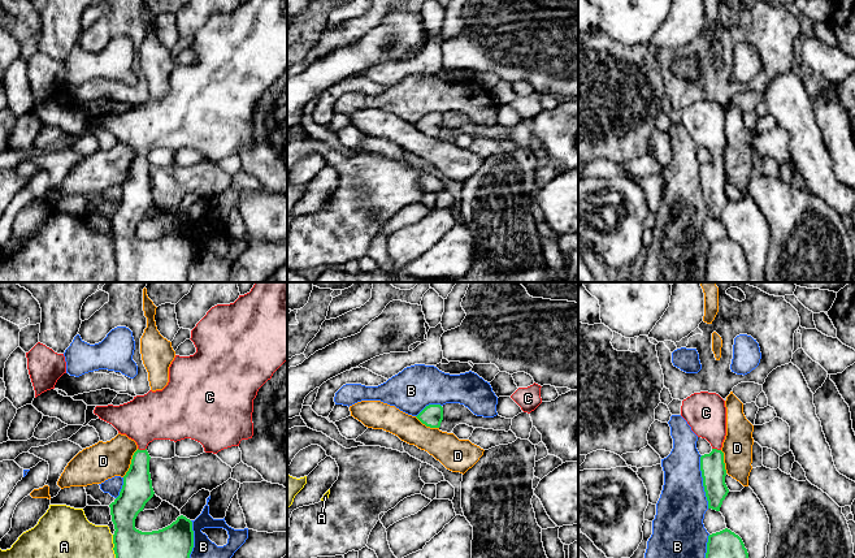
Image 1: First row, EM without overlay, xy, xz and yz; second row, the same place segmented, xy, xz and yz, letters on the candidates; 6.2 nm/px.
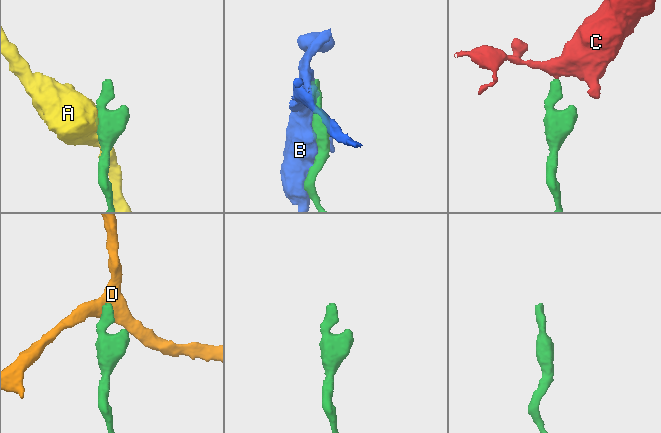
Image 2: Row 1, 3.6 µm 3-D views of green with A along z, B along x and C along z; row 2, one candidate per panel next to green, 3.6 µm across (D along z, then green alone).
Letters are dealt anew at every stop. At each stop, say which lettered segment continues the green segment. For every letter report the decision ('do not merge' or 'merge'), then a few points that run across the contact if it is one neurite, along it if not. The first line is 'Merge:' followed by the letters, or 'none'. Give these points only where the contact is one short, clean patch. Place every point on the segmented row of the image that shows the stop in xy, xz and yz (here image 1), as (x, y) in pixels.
Merge: C
A: do not merge
B: do not merge
C: merge; line xy (137, 489), (142, 450), (142, 432), (157, 415)
D: do not merge; line xy (138, 449), (133, 455), (129, 470), (122, 476)

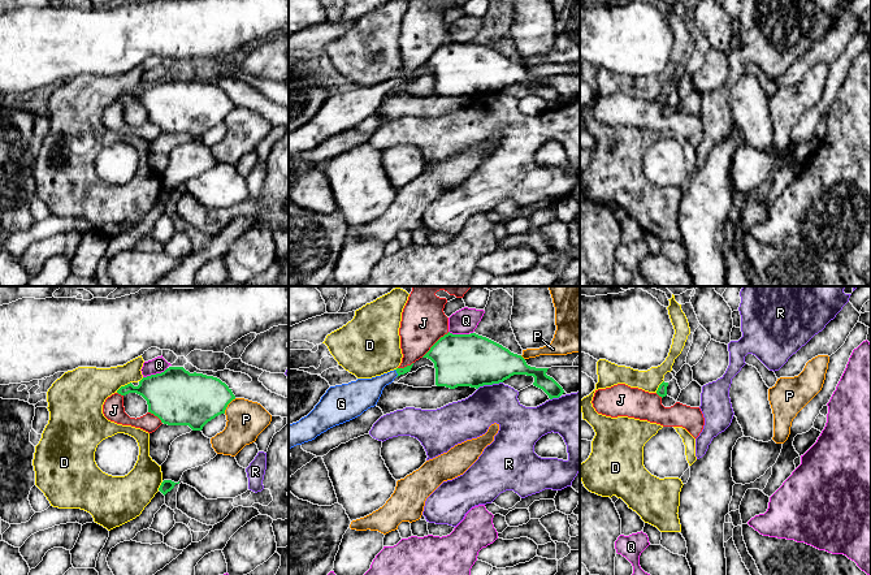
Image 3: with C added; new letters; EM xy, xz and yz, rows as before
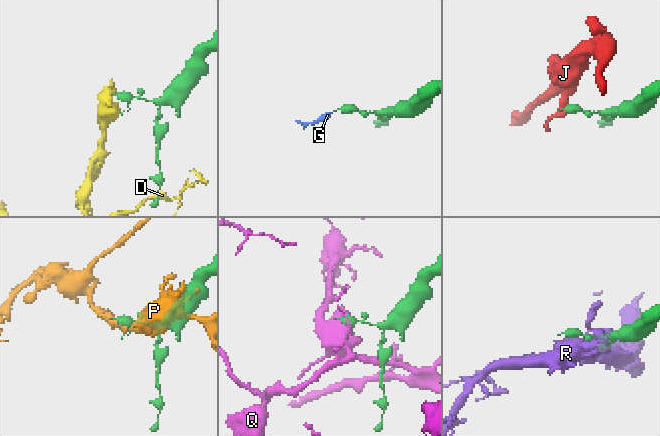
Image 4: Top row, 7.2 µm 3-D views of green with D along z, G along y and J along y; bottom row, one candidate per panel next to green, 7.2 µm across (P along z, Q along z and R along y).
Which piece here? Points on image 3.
Merge: G
D: do not merge
G: merge; line xz (401, 371), (397, 372), (364, 393)
J: do not merge
P: do not merge; line xy (235, 398), (224, 413)
Q: do not merge
R: do not merge

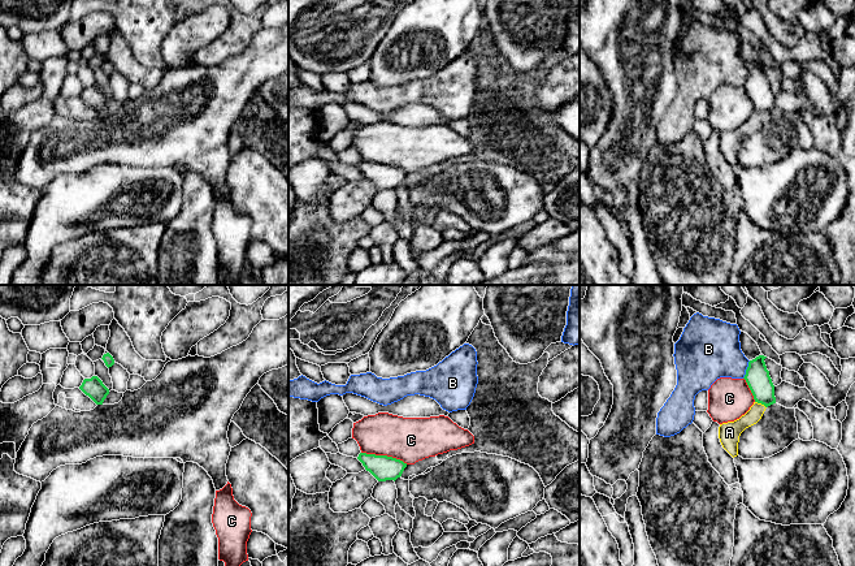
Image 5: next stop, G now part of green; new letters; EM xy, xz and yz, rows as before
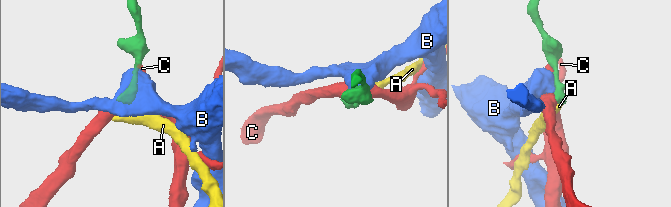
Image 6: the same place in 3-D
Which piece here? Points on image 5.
Merge: none
A: do not merge; line yz (755, 401), (765, 407)
B: do not merge; line yz (750, 361), (742, 377)
C: do not merge

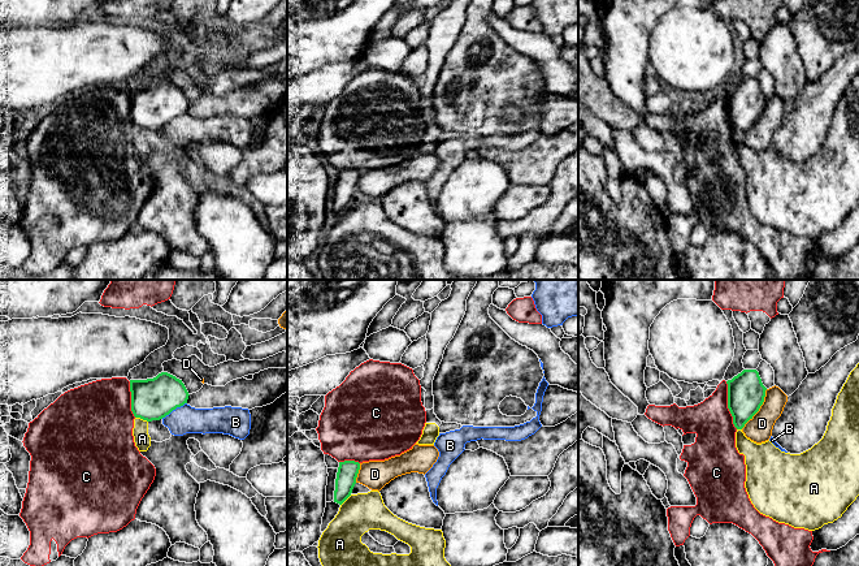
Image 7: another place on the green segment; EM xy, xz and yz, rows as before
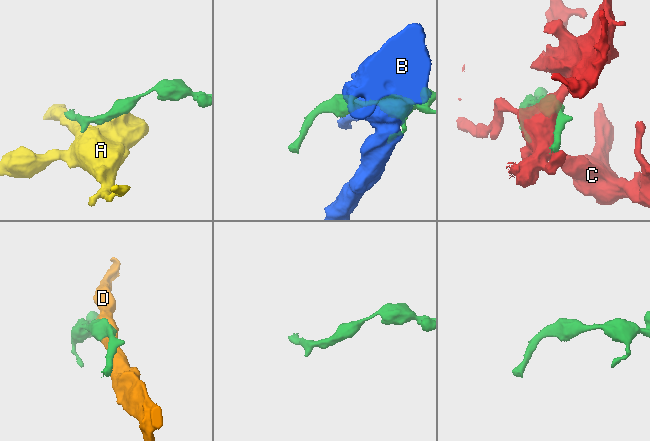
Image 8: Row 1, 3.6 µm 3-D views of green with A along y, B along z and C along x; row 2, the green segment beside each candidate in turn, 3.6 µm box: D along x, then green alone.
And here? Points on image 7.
Merge: none
A: do not merge
B: do not merge
C: do not merge
D: do not merge

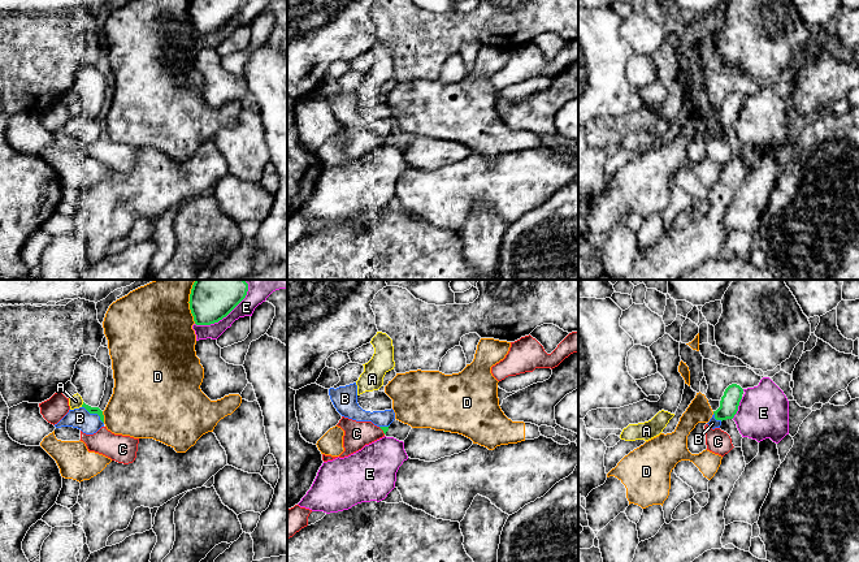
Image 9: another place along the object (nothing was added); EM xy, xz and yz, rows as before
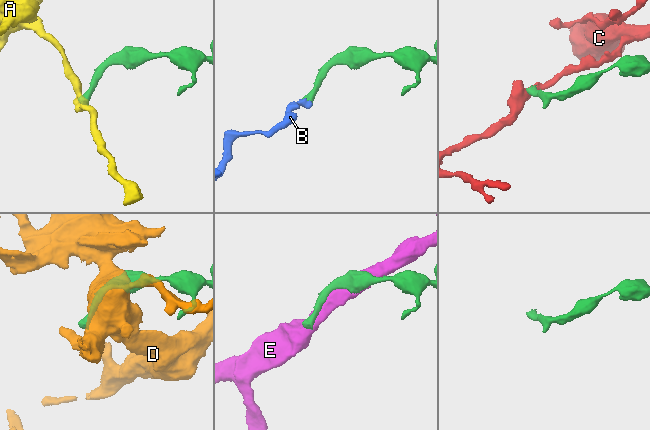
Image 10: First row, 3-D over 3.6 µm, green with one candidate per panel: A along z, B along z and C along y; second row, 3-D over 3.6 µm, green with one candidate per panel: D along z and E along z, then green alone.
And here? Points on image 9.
Merge: B
A: do not merge
B: merge
C: do not merge
D: do not merge
E: do not merge

